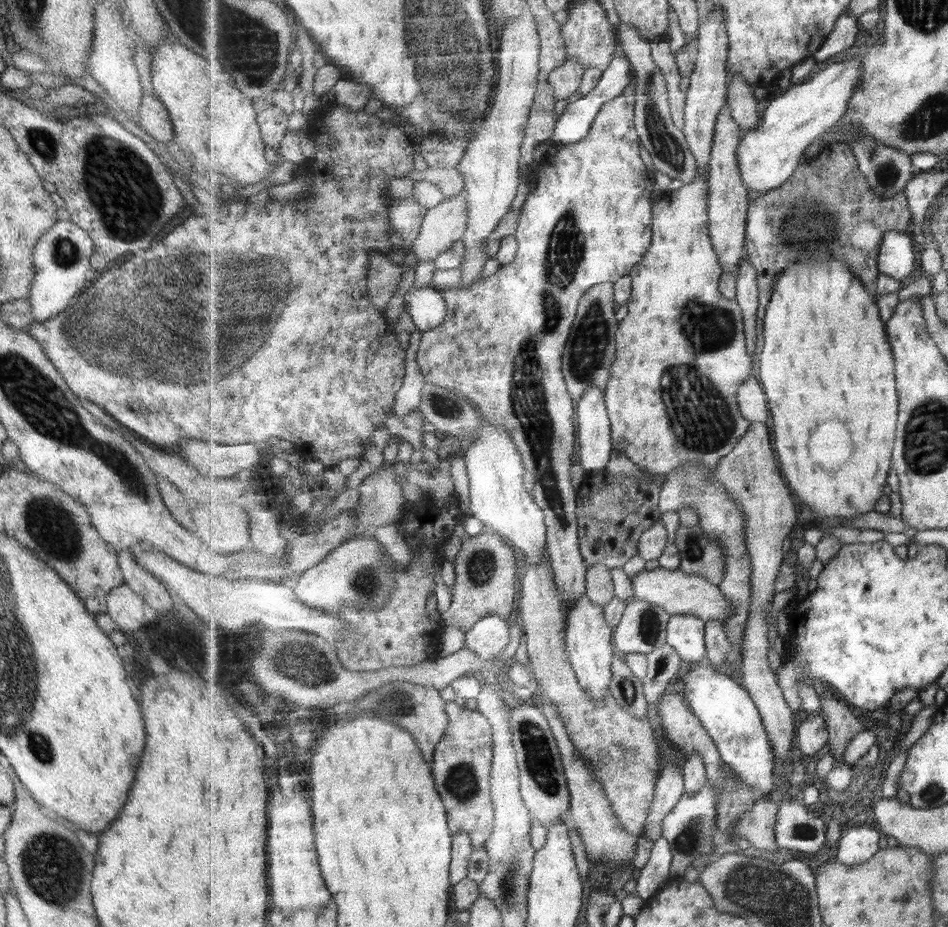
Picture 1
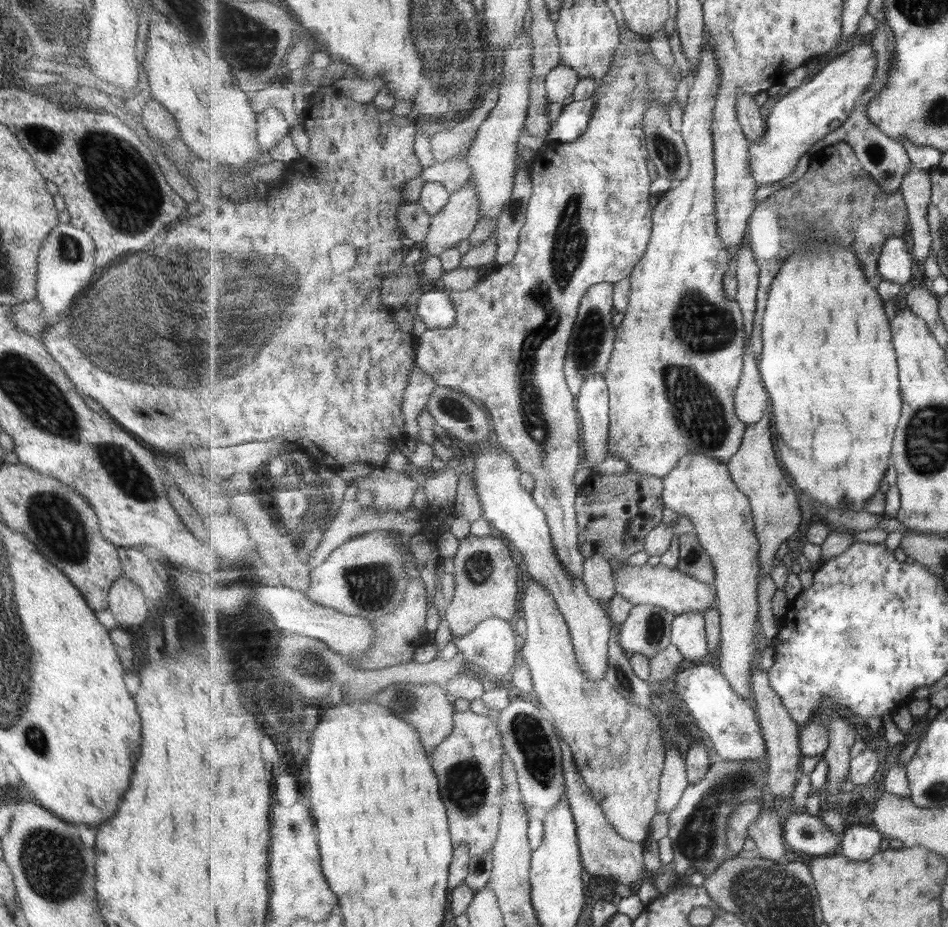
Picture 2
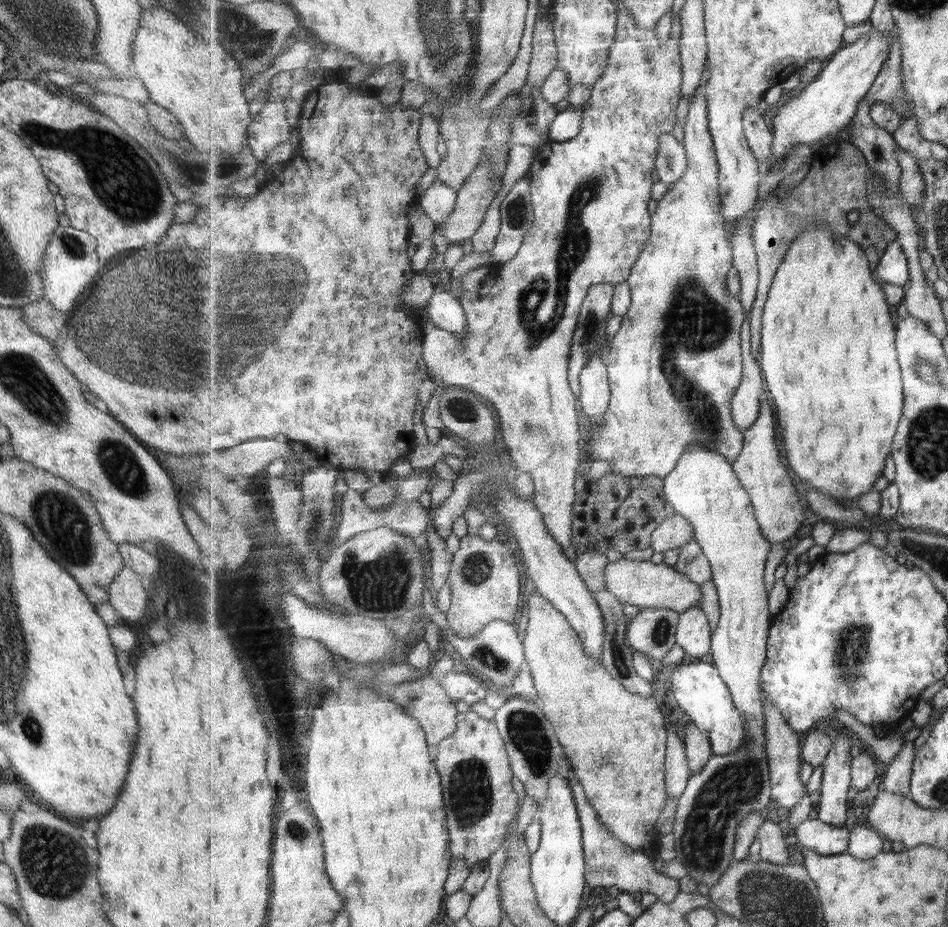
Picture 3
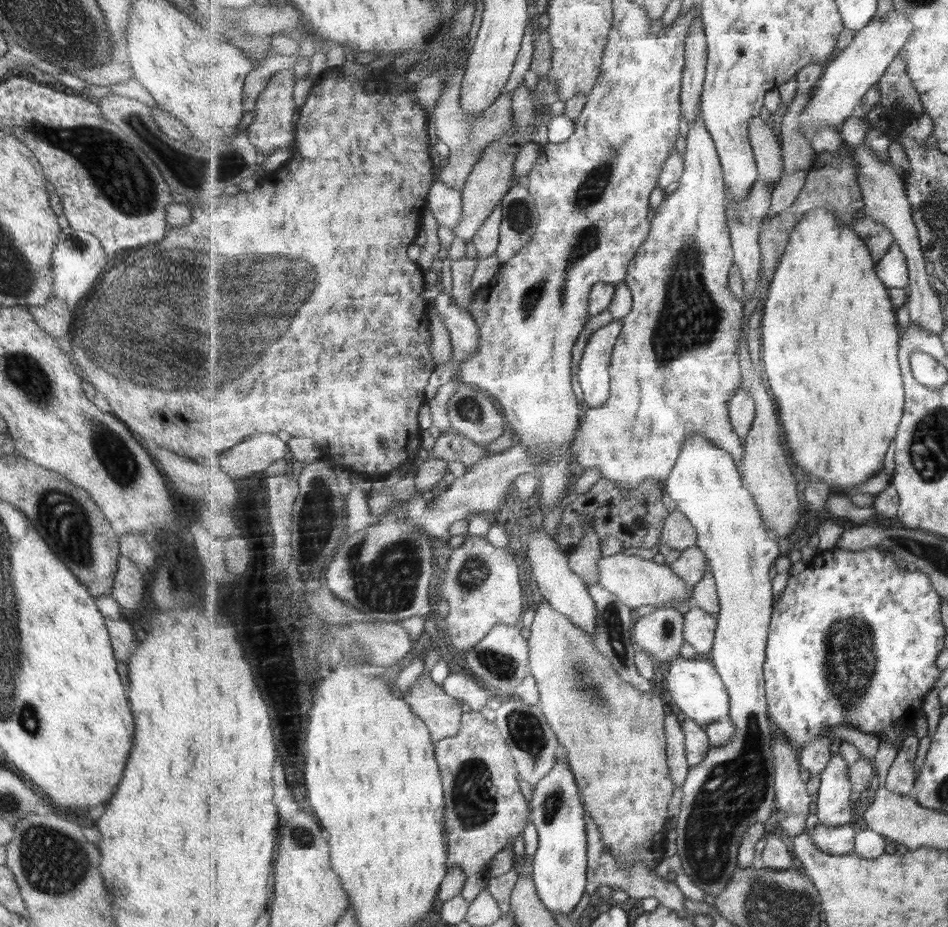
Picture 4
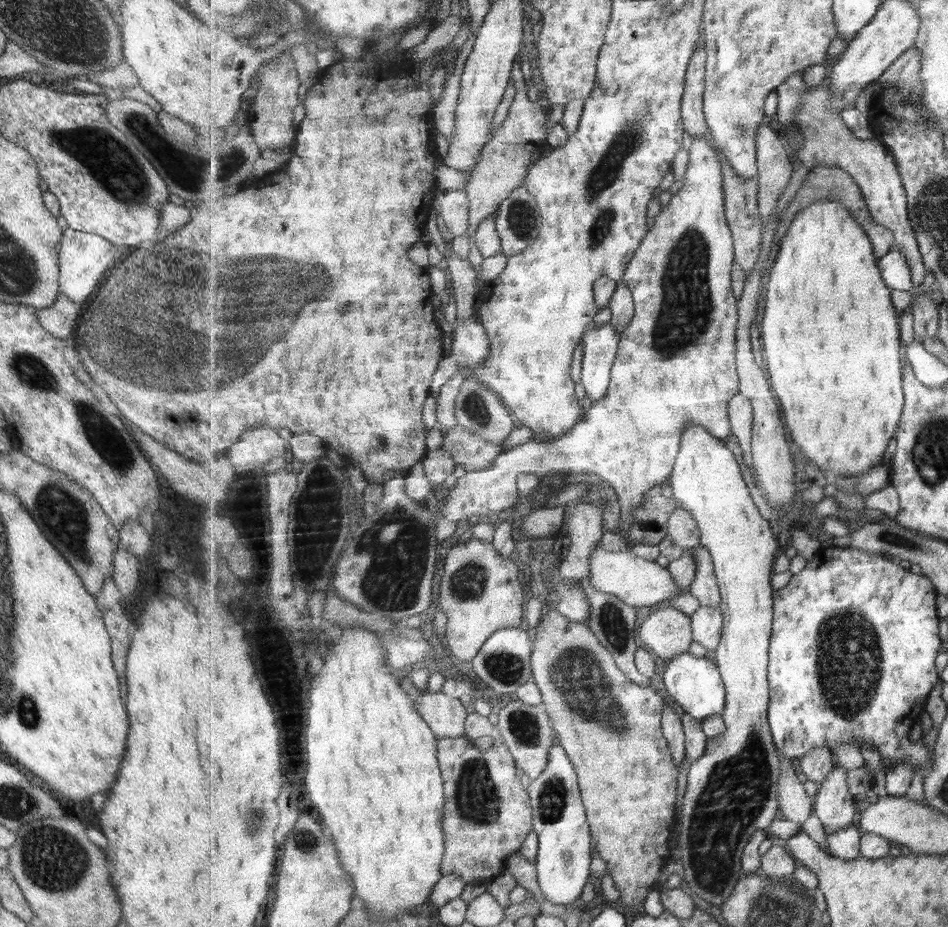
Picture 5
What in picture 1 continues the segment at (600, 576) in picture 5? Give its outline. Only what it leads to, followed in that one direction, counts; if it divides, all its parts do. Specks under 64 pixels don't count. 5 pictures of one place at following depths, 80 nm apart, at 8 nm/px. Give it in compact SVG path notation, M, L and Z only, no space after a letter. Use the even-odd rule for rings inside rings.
M661 566L653 570L644 568L631 578L631 583L634 599L661 605L670 615L695 615L705 622L718 620L723 626L727 626L730 616L734 613L732 602L723 594L719 585L713 584L705 577L683 572L680 568L677 570Z

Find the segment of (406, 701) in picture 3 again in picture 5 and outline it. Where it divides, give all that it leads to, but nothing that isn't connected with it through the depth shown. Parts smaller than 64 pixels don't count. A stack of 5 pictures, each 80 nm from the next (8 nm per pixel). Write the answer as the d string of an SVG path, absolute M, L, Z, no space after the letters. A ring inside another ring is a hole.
M421 690L421 700L416 702L421 716L438 739L457 738L465 734L467 710L459 699L440 693Z

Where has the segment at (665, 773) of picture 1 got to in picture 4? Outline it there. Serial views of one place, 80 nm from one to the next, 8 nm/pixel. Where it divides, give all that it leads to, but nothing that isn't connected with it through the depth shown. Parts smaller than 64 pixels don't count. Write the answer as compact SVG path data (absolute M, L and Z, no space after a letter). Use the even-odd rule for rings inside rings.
M667 711L665 720L666 739L668 740L668 765L672 772L673 784L676 788L683 788L687 780L689 769L686 749L686 736L679 720Z

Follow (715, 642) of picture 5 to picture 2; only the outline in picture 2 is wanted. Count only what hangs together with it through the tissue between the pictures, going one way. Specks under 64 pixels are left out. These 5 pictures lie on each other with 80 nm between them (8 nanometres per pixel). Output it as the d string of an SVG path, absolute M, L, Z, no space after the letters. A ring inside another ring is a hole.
M700 612L676 615L672 624L672 644L679 648L687 664L696 664L710 655L706 618Z

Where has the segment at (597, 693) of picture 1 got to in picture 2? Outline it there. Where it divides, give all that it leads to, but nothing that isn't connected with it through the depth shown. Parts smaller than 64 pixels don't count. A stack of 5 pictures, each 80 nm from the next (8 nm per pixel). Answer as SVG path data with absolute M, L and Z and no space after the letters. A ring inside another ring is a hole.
M496 442L496 445L492 447L489 444L484 450L477 451L477 459L474 461L475 488L480 498L482 516L491 523L498 535L506 538L511 546L515 546L524 555L525 576L540 580L552 593L561 614L568 621L581 672L593 682L601 682L607 678L609 668L612 631L609 615L602 603L588 593L584 581L570 575L558 559L544 509L539 508L532 491L521 486L521 470L516 457L501 443Z

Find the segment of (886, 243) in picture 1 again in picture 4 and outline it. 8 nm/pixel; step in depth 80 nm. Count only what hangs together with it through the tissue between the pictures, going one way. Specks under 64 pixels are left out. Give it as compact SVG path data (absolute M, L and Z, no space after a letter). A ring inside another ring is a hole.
M896 243L889 249L888 254L876 263L876 271L888 289L904 288L907 290L910 283L908 260Z

